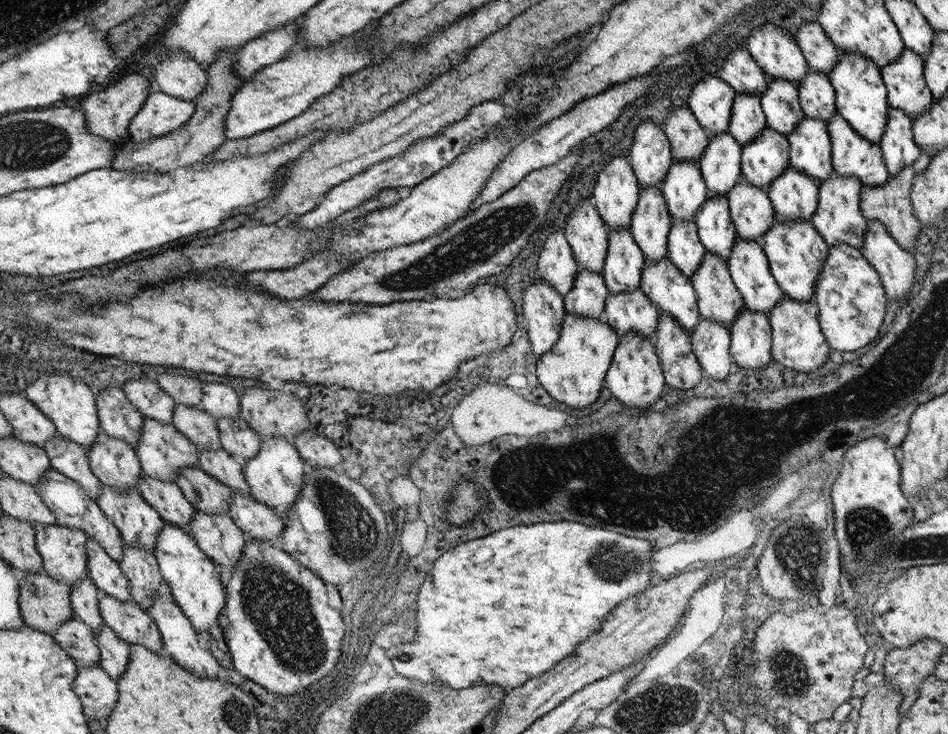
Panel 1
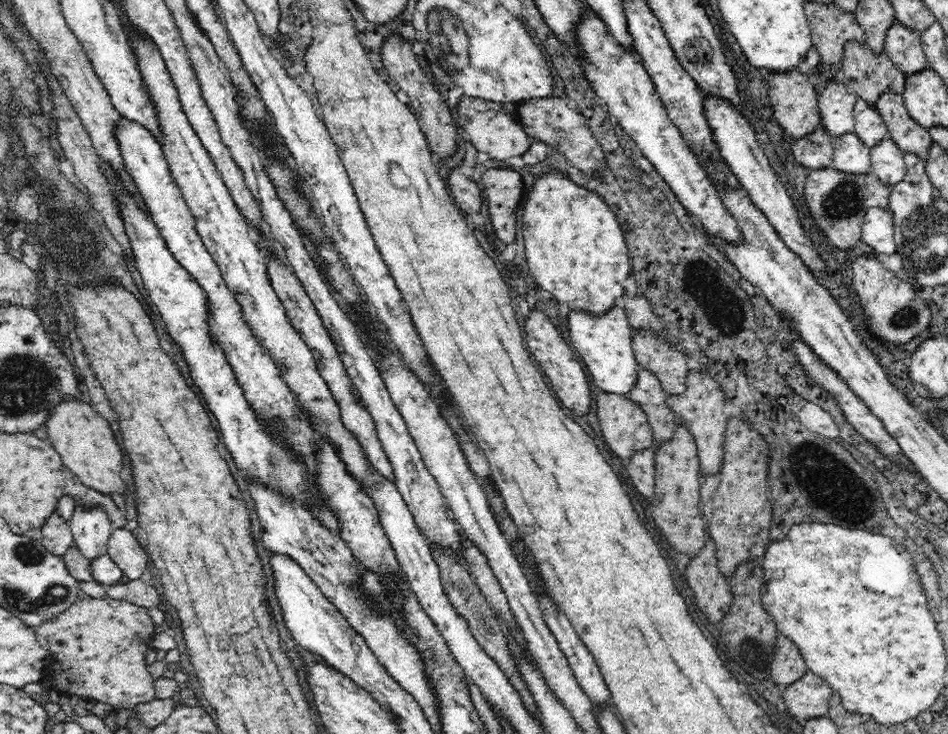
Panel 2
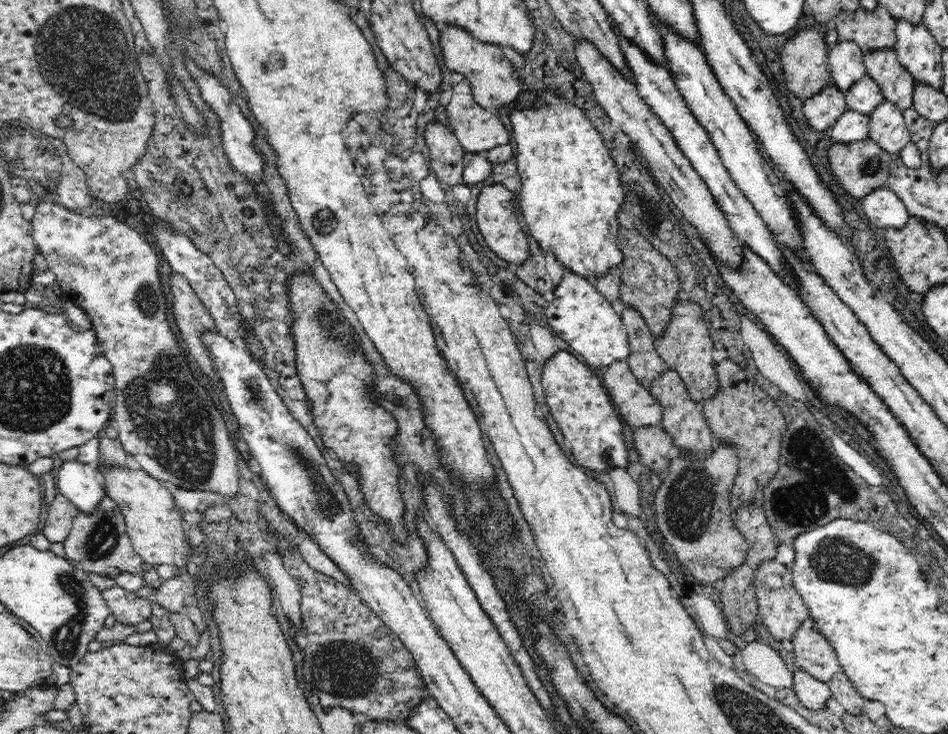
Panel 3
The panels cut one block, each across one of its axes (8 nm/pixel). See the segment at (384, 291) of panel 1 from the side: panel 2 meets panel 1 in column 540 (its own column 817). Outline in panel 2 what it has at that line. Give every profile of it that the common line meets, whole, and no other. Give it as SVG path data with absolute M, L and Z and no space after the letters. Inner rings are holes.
M820 168L814 170L806 178L806 200L812 210L812 218L822 228L822 232L828 236L830 244L842 248L854 248L862 240L862 224L864 214L868 214L870 208L888 208L892 190L884 186L874 174L846 174L834 168Z

